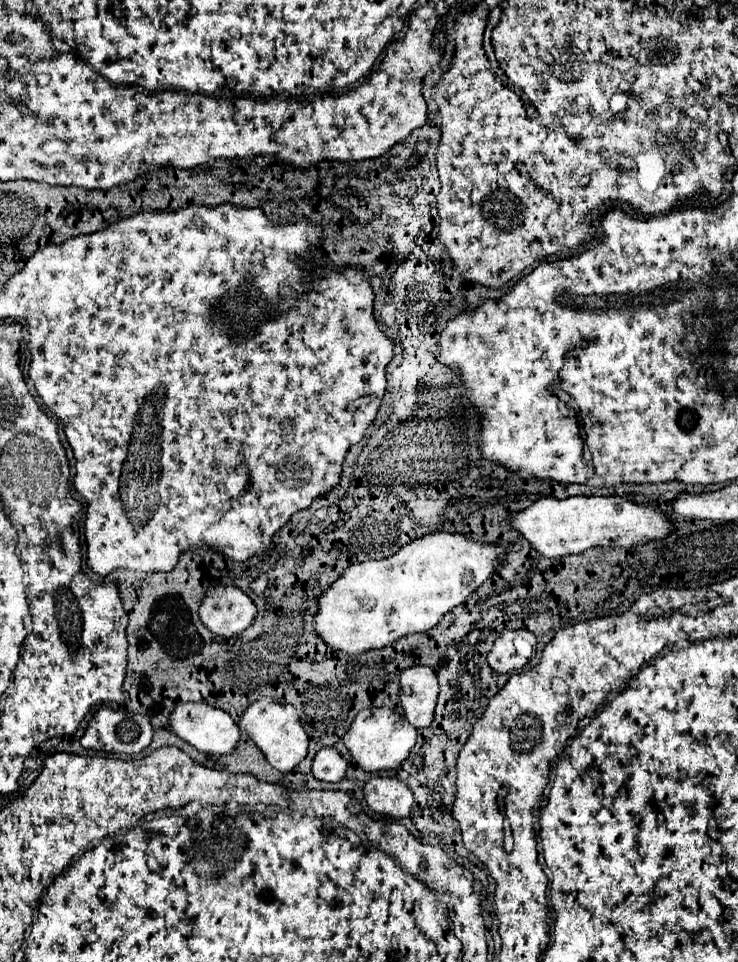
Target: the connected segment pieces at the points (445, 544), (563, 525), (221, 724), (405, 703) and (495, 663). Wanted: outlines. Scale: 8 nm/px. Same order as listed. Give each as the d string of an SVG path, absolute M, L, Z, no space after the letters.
M430 532L404 544L394 556L384 560L368 560L346 568L344 576L328 588L318 600L316 632L334 650L360 654L374 648L386 648L398 638L414 632L426 632L440 622L440 618L454 606L462 604L480 584L484 584L506 556L506 546L494 542L486 544L460 532Z
M546 496L536 500L530 508L512 514L510 526L528 538L528 542L542 556L552 560L568 554L580 554L592 546L642 546L648 544L648 540L662 540L676 530L676 522L672 522L658 508L638 506L622 496L572 496L566 500Z
M208 702L180 704L170 716L170 728L176 736L180 736L204 754L230 754L240 740L240 728L232 720L232 716Z
M412 666L402 672L400 684L400 700L408 722L418 730L430 726L438 700L436 672L428 666Z
M504 630L488 652L488 664L498 674L510 674L522 670L536 648L536 636L528 630Z

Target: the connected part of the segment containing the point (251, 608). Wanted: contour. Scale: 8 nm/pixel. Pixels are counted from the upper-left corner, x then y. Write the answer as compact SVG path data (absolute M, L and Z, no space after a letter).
M218 586L206 592L200 620L218 636L230 638L244 632L256 618L254 602L236 586Z

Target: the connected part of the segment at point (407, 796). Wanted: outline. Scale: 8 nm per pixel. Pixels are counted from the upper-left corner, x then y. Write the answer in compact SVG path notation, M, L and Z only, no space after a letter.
M370 778L364 784L364 800L370 810L390 818L406 818L414 806L412 790L398 778Z

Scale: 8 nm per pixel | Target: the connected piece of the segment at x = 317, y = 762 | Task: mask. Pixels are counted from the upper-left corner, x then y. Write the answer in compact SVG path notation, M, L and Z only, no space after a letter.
M322 748L312 762L312 774L324 782L342 782L346 778L346 760L336 748Z

